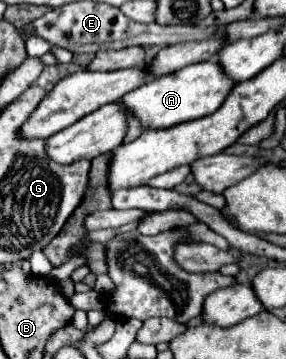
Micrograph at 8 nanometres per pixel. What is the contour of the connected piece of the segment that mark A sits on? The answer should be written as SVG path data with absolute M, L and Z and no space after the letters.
M208 60L208 62L184 66L182 70L176 70L176 74L154 78L146 82L144 86L124 94L122 100L130 110L134 110L134 116L146 128L156 130L156 128L170 128L180 122L196 120L196 118L216 112L226 100L226 96L230 94L234 84L236 82L232 82L232 78L228 78L228 74L222 72L222 66L216 60Z

